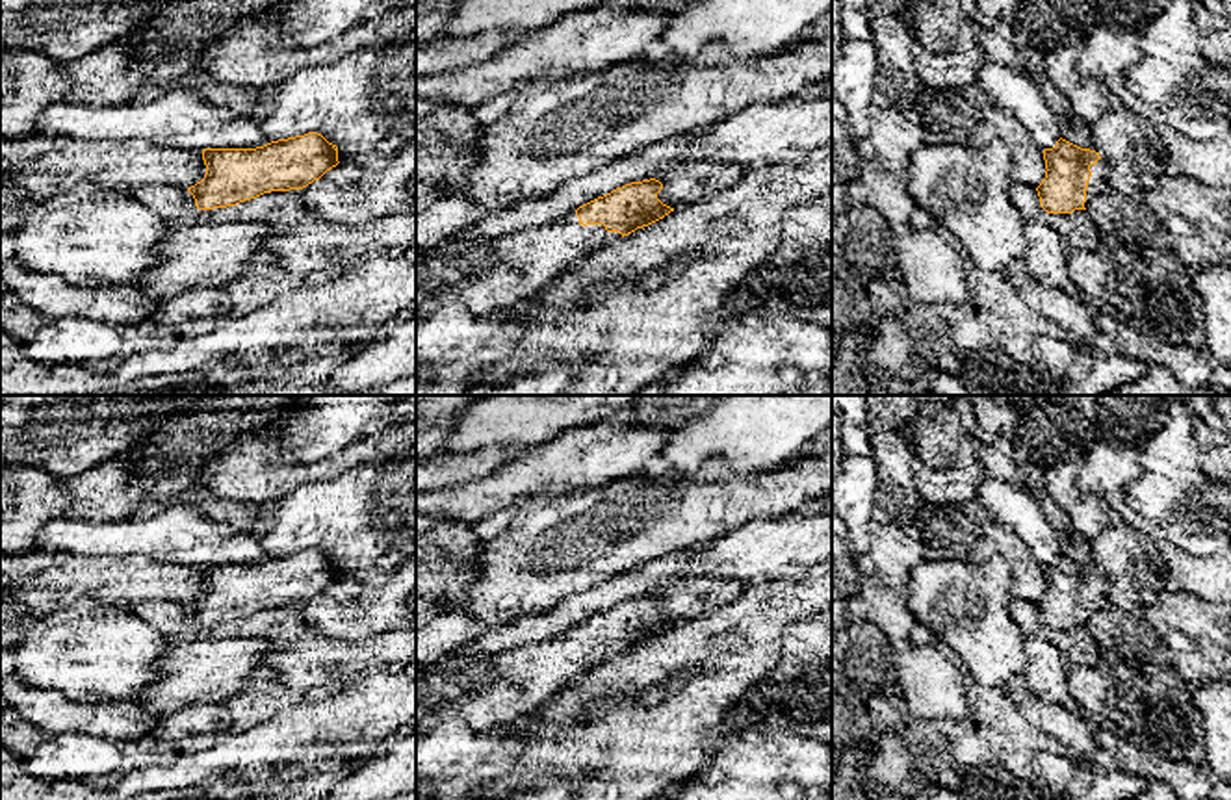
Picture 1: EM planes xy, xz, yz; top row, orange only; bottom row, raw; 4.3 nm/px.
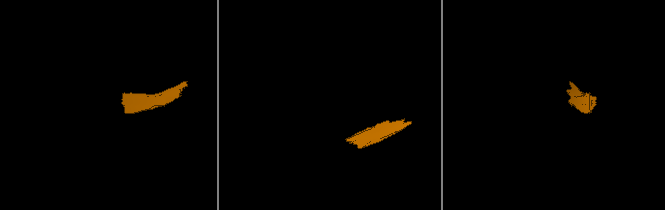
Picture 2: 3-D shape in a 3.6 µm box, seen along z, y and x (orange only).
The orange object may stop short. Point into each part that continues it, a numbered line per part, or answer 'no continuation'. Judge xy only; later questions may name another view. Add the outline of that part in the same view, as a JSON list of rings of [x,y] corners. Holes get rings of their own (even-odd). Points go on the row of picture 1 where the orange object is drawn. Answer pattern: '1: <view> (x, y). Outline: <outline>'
1: xy (177, 205). Outline: [[[141,186],[130,193],[141,204],[167,219],[173,228],[240,221],[236,206],[199,210],[193,195],[178,186]]]

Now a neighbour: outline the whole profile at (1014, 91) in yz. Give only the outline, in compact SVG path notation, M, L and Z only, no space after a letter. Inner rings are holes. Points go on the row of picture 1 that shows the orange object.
M988 59L978 72L978 87L1016 115L1040 148L1056 145L1060 130L1055 113L1027 72Z

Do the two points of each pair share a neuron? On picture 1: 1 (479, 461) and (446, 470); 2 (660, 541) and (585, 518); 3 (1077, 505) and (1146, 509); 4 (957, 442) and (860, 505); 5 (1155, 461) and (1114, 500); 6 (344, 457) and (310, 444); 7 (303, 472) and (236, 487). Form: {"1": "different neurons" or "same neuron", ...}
{"1": "same neuron", "2": "same neuron", "3": "different neurons", "4": "different neurons", "5": "same neuron", "6": "different neurons", "7": "same neuron"}

